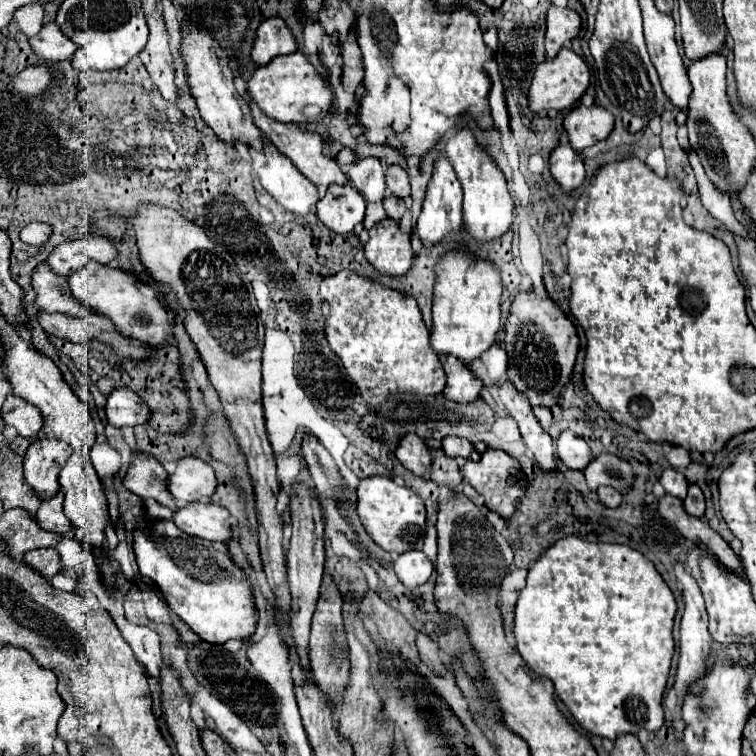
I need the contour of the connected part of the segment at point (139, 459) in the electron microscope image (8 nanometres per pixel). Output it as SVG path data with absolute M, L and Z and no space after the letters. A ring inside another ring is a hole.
M139 450L131 454L131 466L123 476L123 486L141 498L153 498L171 510L177 510L173 496L167 492L167 472L151 454Z

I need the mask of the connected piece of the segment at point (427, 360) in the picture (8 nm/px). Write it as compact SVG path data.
M341 270L321 282L319 296L329 304L329 318L325 324L325 338L329 348L341 358L349 378L357 384L363 400L369 406L383 406L393 396L413 394L419 398L441 394L445 388L445 372L441 368L439 356L429 348L429 330L423 324L421 310L411 296L397 290L389 290L357 272Z

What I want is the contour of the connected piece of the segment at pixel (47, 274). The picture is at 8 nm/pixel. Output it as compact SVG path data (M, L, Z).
M37 264L33 270L31 286L35 290L35 306L43 312L61 312L77 318L93 314L91 308L81 308L81 304L69 294L67 278L57 276L45 264Z

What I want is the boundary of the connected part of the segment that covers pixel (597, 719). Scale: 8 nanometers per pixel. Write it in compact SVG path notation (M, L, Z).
M577 536L561 538L545 554L541 554L537 564L529 570L527 586L519 592L517 606L515 606L517 652L525 658L525 662L537 674L547 676L547 678L551 678L555 682L557 696L569 706L569 712L573 714L573 718L581 726L585 726L585 730L589 730L591 734L615 740L621 734L637 734L641 728L659 730L661 724L663 724L661 698L663 698L663 690L665 690L665 684L667 684L671 658L673 658L673 652L675 652L675 644L673 644L673 636L671 636L675 612L677 612L677 602L675 602L669 586L665 584L661 574L655 570L653 562L647 560L641 552L633 550L631 546L623 546L623 544L601 544L601 542L595 544L595 542L585 542L585 540L577 538Z

